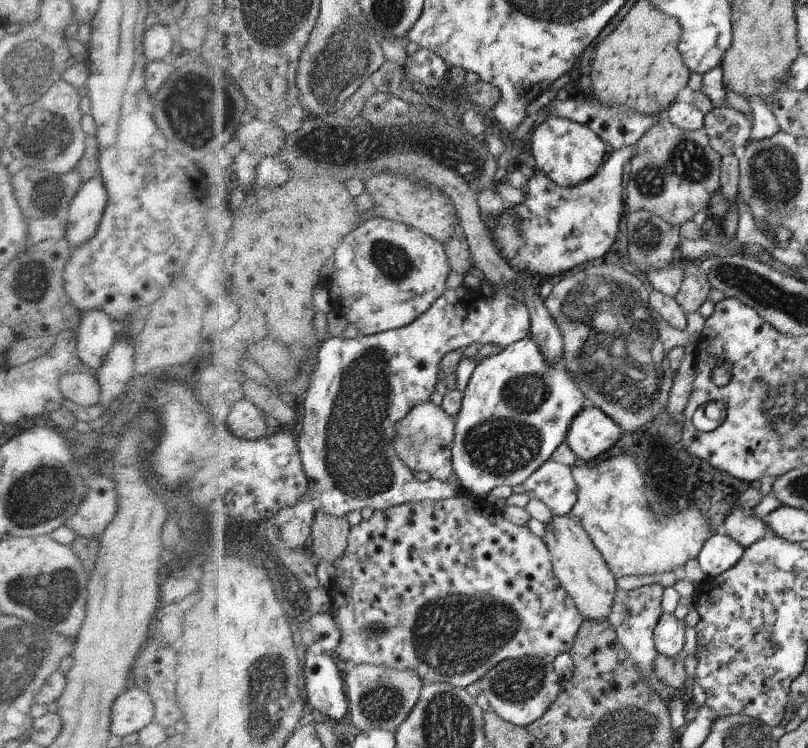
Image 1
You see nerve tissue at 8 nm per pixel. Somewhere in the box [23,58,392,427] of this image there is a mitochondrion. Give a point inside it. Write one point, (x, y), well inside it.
(183, 114)

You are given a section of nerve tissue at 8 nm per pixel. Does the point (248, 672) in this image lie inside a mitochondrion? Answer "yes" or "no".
yes

